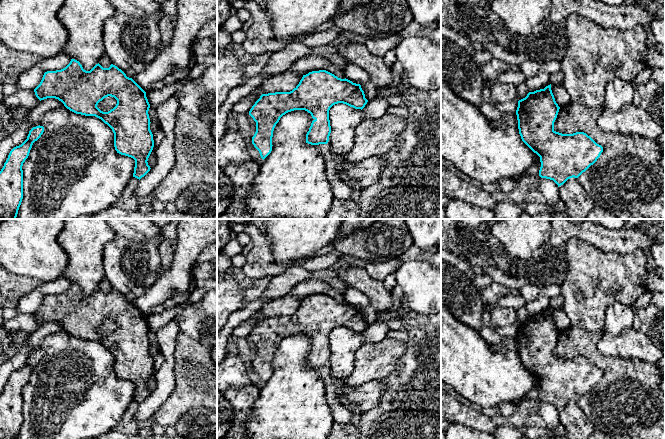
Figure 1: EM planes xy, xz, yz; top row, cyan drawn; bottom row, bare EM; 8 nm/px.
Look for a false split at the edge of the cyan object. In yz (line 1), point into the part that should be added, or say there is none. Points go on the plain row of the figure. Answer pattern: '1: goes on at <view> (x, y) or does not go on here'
1: does not go on here

